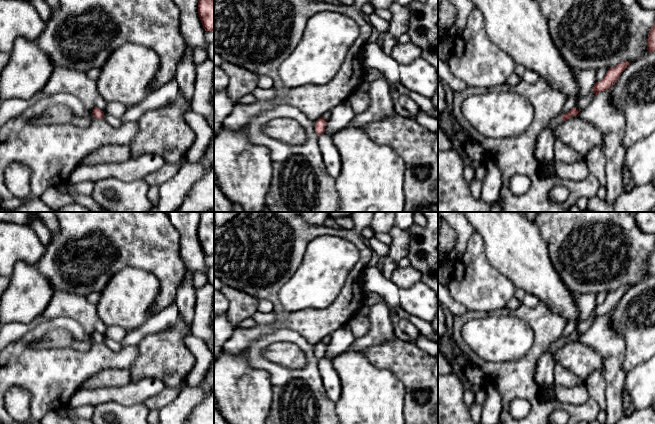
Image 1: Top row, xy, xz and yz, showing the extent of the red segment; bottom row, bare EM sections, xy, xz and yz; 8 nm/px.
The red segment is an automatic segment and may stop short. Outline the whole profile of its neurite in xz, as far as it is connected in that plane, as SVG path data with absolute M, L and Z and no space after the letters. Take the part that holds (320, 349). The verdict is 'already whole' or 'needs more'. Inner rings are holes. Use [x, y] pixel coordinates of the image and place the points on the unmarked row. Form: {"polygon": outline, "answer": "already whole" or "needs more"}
{"polygon": "M321 341L315 346L315 357L321 360L325 356L326 345Z", "answer": "already whole"}

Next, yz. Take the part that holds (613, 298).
{"polygon": "M622 286L615 291L610 292L604 302L601 305L596 306L591 315L597 319L600 316L610 313L628 289L629 286Z", "answer": "already whole"}

